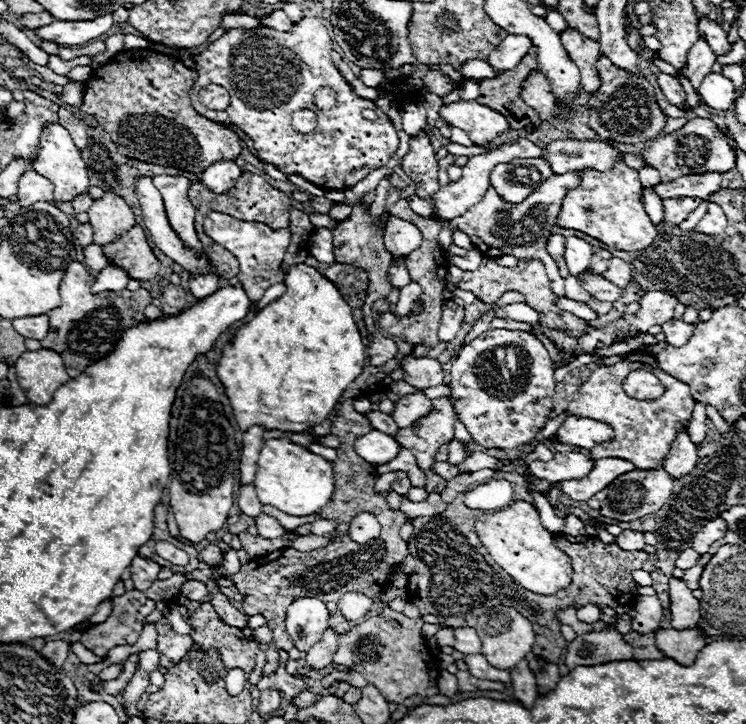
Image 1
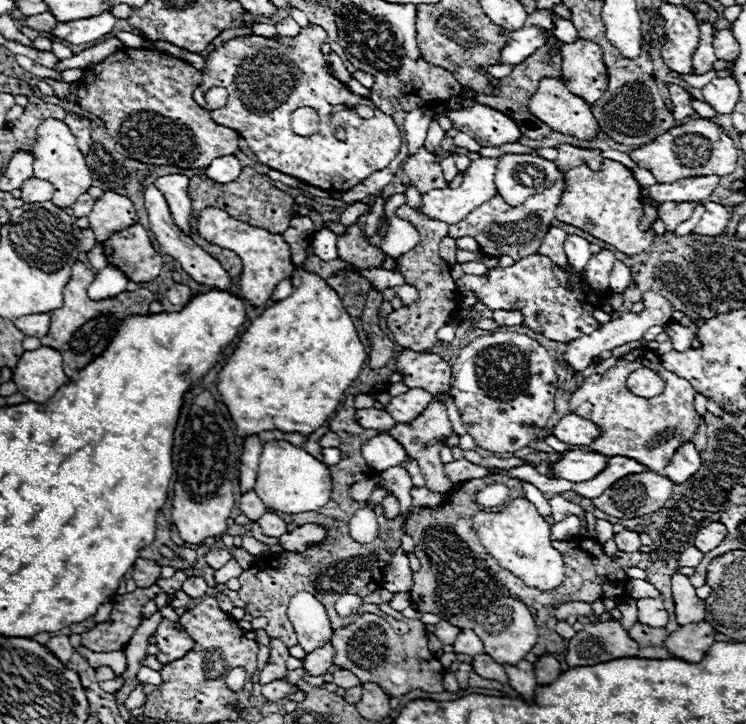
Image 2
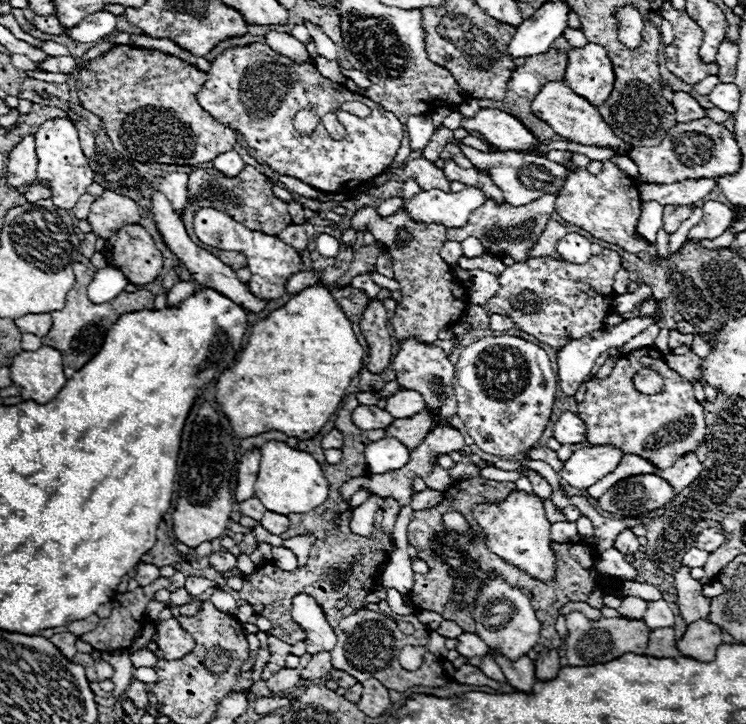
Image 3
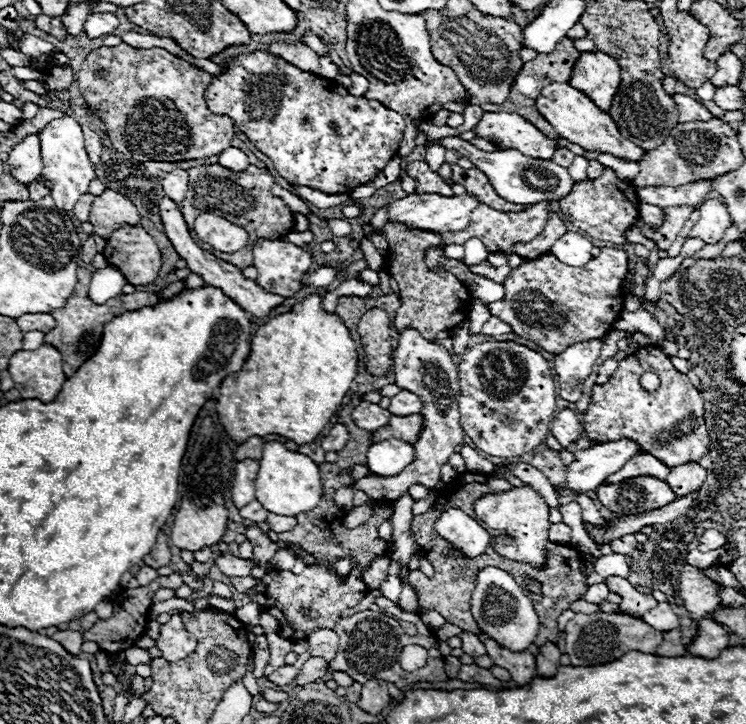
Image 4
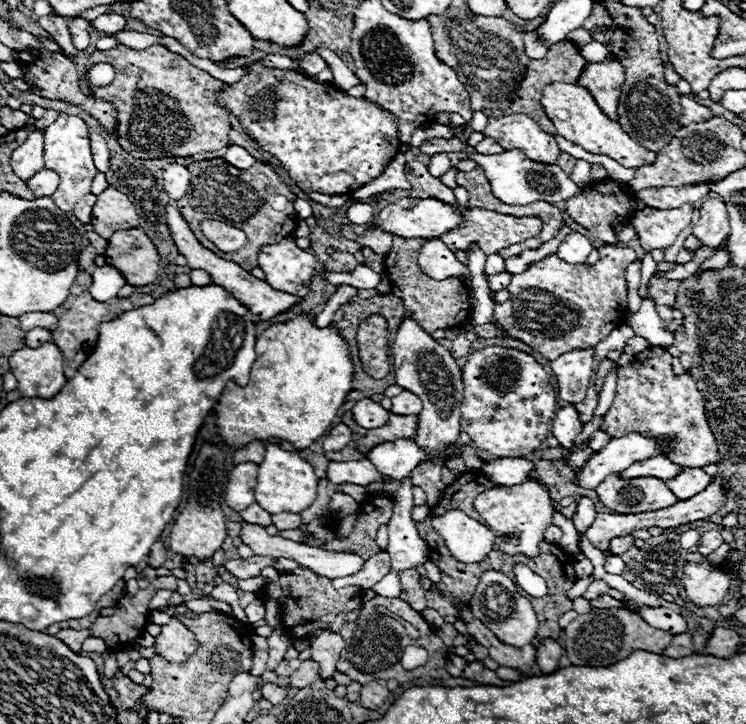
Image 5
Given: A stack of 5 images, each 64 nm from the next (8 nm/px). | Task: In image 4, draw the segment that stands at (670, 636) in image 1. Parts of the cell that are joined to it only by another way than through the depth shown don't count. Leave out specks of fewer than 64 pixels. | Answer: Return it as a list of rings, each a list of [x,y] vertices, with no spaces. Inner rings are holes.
[[[702,620],[698,638],[688,646],[688,652],[702,658],[716,658],[724,648],[730,646],[728,630],[716,622]]]

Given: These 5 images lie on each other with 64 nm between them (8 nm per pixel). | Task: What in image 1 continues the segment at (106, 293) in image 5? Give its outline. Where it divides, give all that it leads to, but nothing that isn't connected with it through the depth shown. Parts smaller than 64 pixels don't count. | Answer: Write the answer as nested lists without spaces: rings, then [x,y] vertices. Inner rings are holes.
[[[106,266],[96,276],[96,282],[92,284],[92,294],[100,294],[100,292],[108,292],[108,290],[112,290],[112,292],[124,290],[128,280],[130,278],[122,270],[118,270],[116,266]]]

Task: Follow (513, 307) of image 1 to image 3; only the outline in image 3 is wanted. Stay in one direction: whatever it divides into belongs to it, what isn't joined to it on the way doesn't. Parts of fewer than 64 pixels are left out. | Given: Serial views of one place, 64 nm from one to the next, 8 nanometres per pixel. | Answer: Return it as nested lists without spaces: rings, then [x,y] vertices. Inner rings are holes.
[[[496,314],[490,316],[490,330],[494,330],[494,332],[506,332],[510,328],[514,328],[514,324],[510,322],[510,318],[496,316]]]

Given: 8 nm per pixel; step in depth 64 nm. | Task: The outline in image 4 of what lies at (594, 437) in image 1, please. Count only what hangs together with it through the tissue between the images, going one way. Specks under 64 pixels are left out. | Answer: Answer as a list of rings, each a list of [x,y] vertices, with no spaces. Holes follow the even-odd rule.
[[[564,408],[556,414],[556,418],[550,426],[550,432],[566,448],[566,444],[578,440],[584,434],[584,426],[582,426],[582,422],[574,410]]]

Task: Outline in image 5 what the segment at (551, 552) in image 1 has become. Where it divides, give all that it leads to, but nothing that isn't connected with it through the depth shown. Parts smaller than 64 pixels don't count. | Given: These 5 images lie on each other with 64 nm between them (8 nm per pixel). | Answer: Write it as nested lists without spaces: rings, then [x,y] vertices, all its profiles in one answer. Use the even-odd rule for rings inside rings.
[[[528,480],[518,486],[498,486],[476,496],[474,510],[484,518],[486,526],[496,534],[496,546],[506,554],[538,554],[538,542],[544,540],[546,528],[556,512],[550,498],[550,488],[540,480]]]

